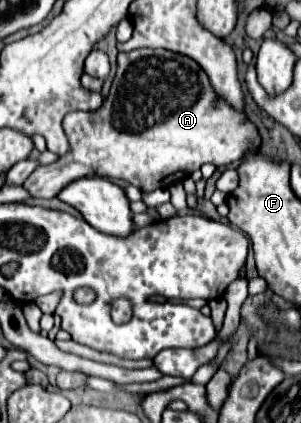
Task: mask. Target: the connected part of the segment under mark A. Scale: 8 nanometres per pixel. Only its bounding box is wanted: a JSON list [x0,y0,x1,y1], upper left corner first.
[22,48,260,198]

